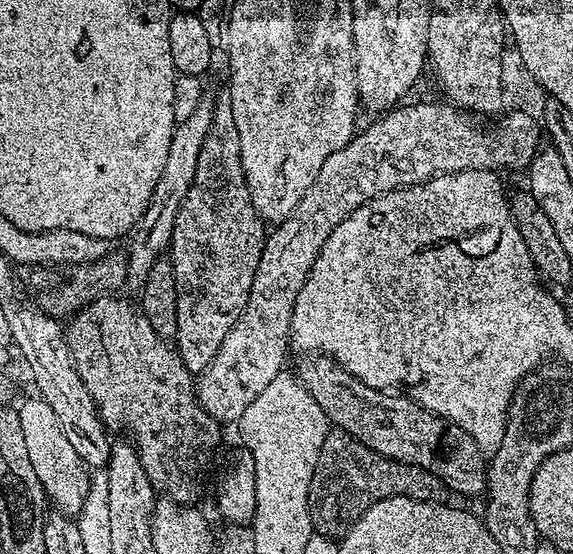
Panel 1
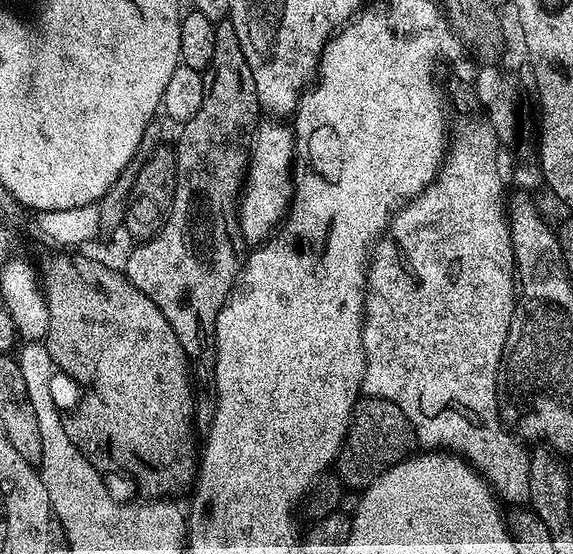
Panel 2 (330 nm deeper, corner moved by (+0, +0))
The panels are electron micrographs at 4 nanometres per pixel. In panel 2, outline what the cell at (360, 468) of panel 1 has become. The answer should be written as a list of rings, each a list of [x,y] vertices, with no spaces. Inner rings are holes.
[[[364,396],[352,408],[352,421],[344,444],[340,447],[340,455],[334,461],[334,468],[349,489],[363,490],[373,484],[383,472],[413,455],[412,444],[414,445],[414,429],[406,414],[402,414],[402,410],[394,406],[394,402]]]

